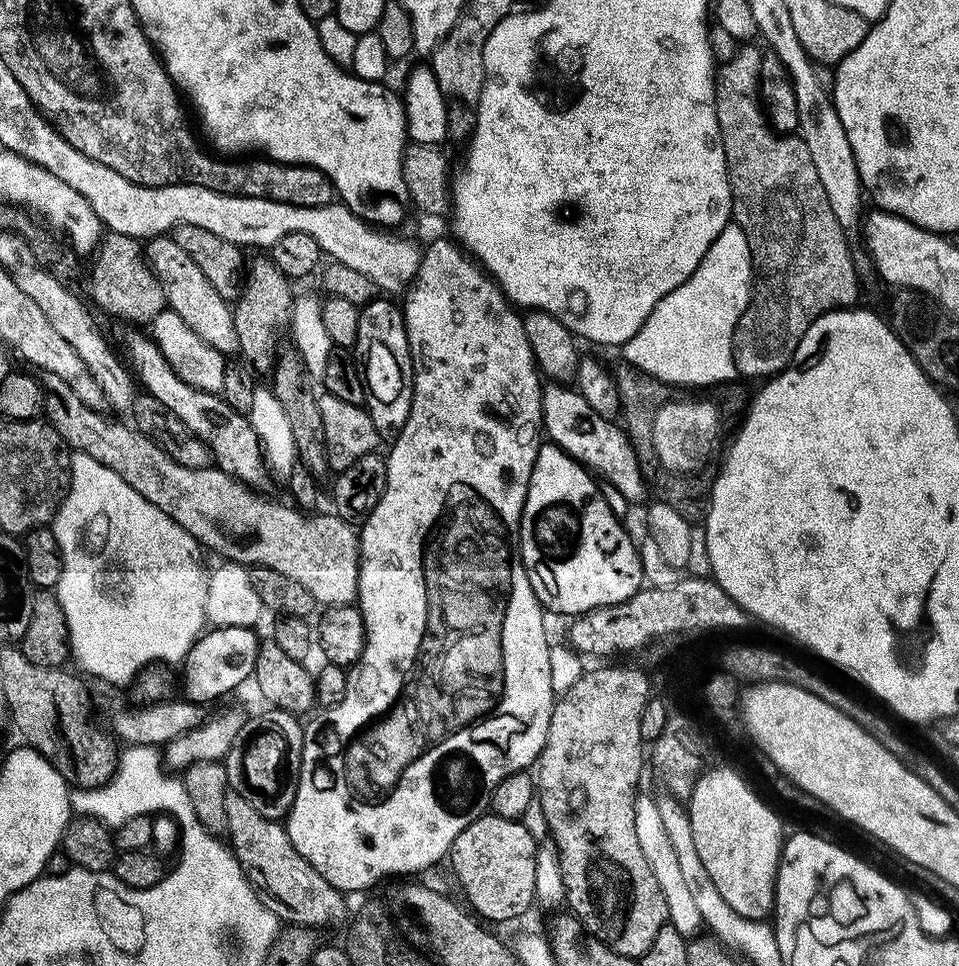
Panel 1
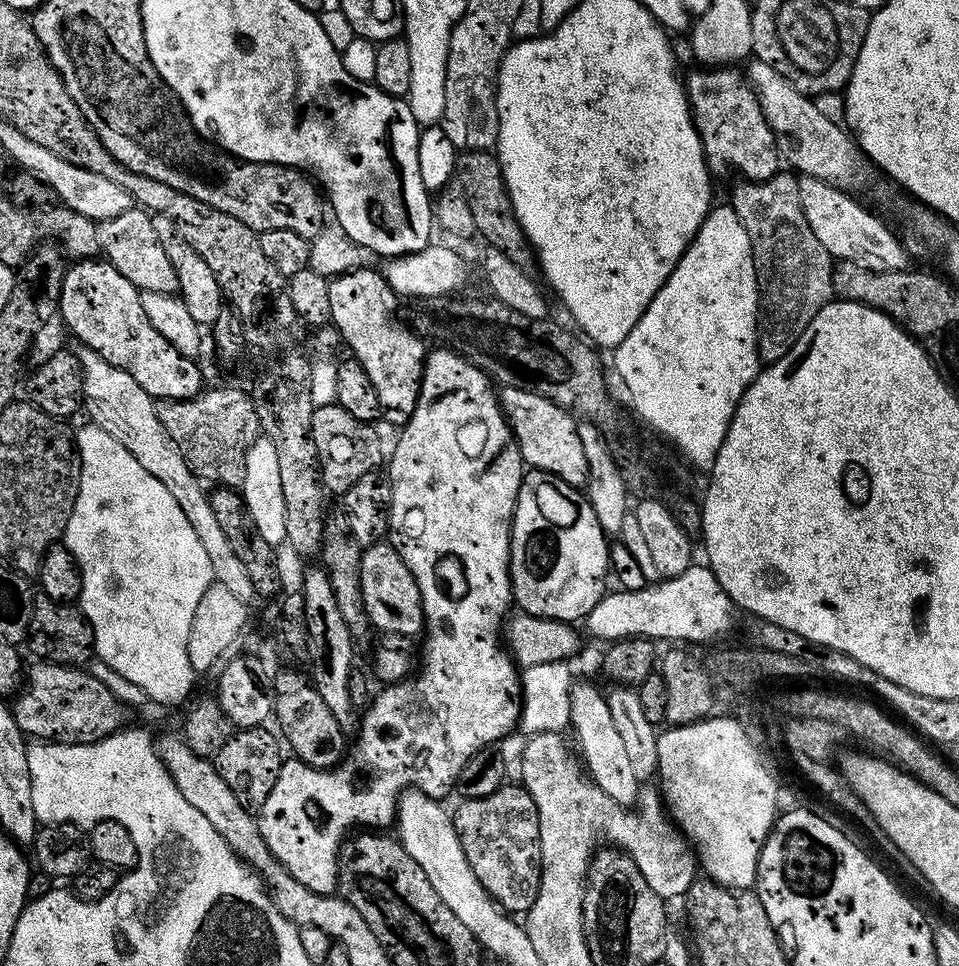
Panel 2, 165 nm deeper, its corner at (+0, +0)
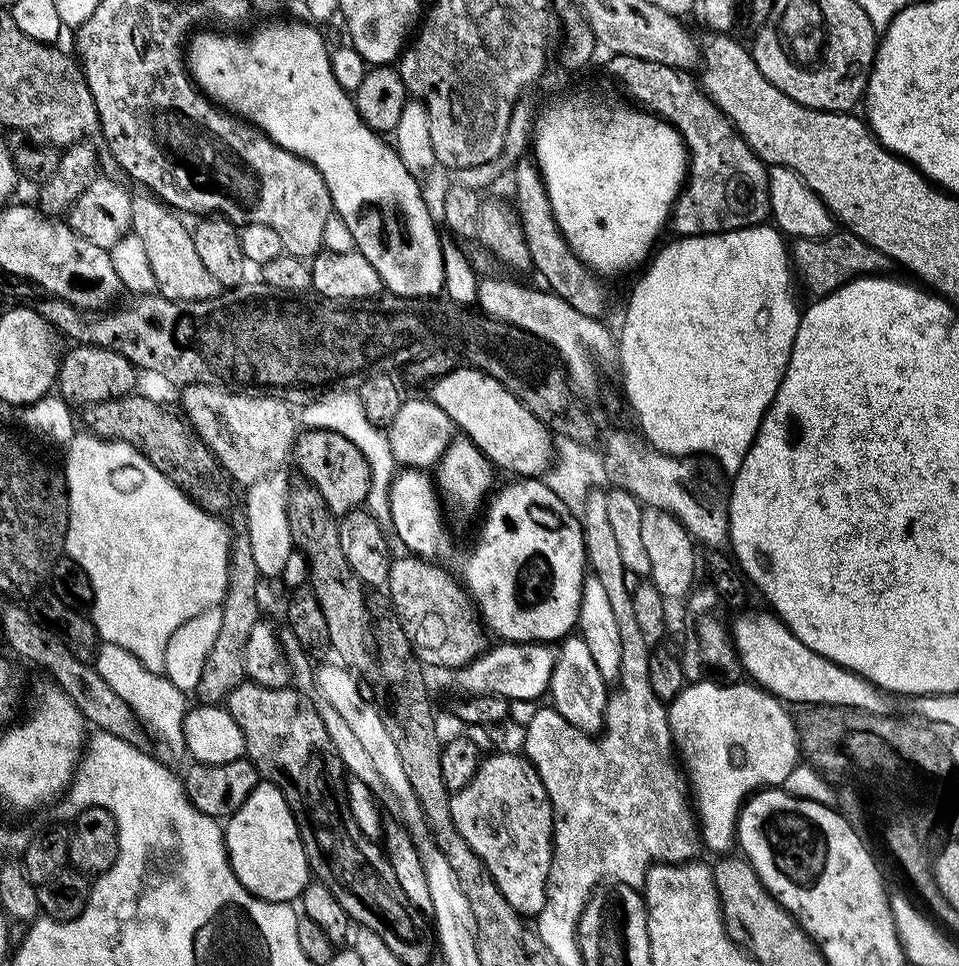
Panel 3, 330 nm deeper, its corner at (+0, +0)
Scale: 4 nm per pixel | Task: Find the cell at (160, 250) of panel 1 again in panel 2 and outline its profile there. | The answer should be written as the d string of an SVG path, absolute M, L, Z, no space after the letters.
M139 206L127 208L109 220L99 221L100 247L108 263L114 265L122 274L122 278L130 278L134 287L145 292L175 293L180 283L174 274L174 266L164 249L164 243L158 238L158 230L154 230L152 216Z

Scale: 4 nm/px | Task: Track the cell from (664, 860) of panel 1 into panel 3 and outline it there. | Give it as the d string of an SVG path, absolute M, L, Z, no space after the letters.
M569 634L559 641L556 648L554 674L548 683L547 695L552 696L551 707L568 723L578 730L596 734L604 726L604 710L608 705L610 688L598 670L598 662L594 662L590 654L590 646L586 646L584 637Z

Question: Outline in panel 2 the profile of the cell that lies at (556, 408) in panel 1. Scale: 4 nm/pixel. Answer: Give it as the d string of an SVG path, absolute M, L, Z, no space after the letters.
M504 386L499 389L498 399L500 407L504 410L504 416L512 425L512 435L516 437L516 444L520 448L520 453L525 465L529 469L549 472L558 478L562 478L568 484L584 486L588 483L588 466L586 460L586 450L582 450L582 442L576 433L578 423L577 417L571 411L546 398L542 394L531 391L523 386Z

